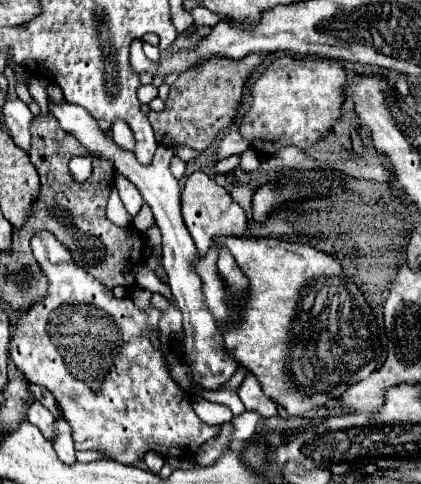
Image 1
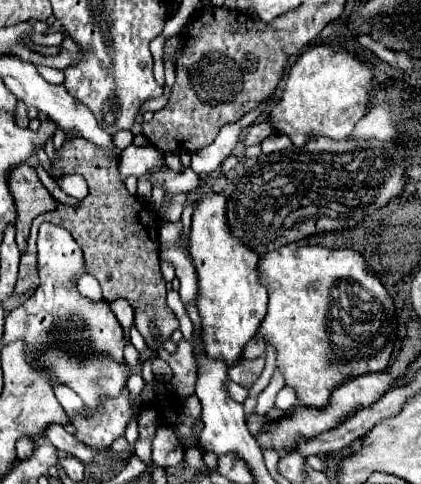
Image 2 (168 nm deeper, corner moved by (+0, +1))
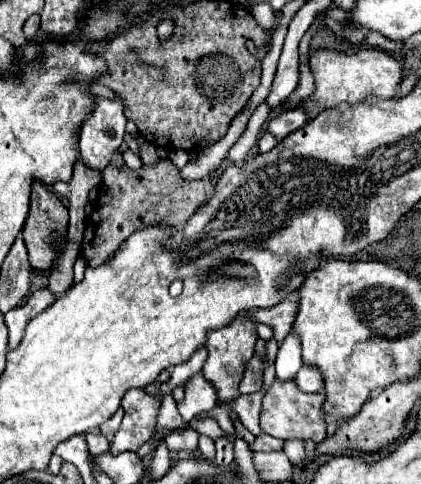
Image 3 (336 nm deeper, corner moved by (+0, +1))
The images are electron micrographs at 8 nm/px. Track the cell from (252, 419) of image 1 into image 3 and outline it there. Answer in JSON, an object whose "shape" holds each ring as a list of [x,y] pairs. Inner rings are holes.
{"shape":[[[292,331],[280,343],[280,349],[276,355],[276,377],[278,379],[290,379],[298,373],[300,367],[302,367],[300,337],[294,335],[294,331]]]}

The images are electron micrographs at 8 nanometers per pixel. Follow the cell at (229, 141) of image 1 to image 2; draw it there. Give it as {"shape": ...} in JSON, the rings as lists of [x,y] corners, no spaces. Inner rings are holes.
{"shape":[[[266,121],[254,123],[254,125],[250,125],[248,131],[246,131],[244,145],[246,145],[246,147],[250,147],[250,145],[260,145],[268,135],[270,135],[270,125],[268,125]]]}

